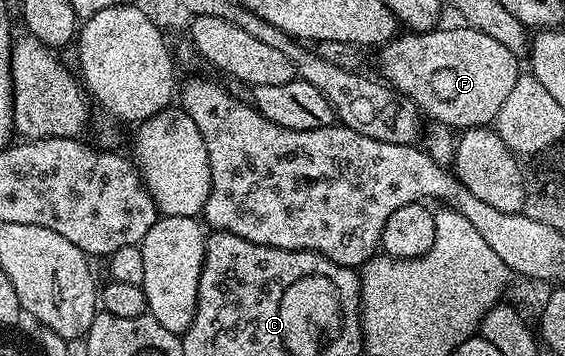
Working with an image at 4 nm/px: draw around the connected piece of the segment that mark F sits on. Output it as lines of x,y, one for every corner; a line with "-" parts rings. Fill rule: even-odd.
439,26
431,32
400,34
390,43
381,45
379,52
382,53
378,56
378,64
382,67
381,79
401,96
412,98
423,117
430,119
431,116
431,121
445,124
451,130
493,125
520,75
519,57
514,56
512,50
504,46
504,42
496,42
496,38
475,28
461,27

